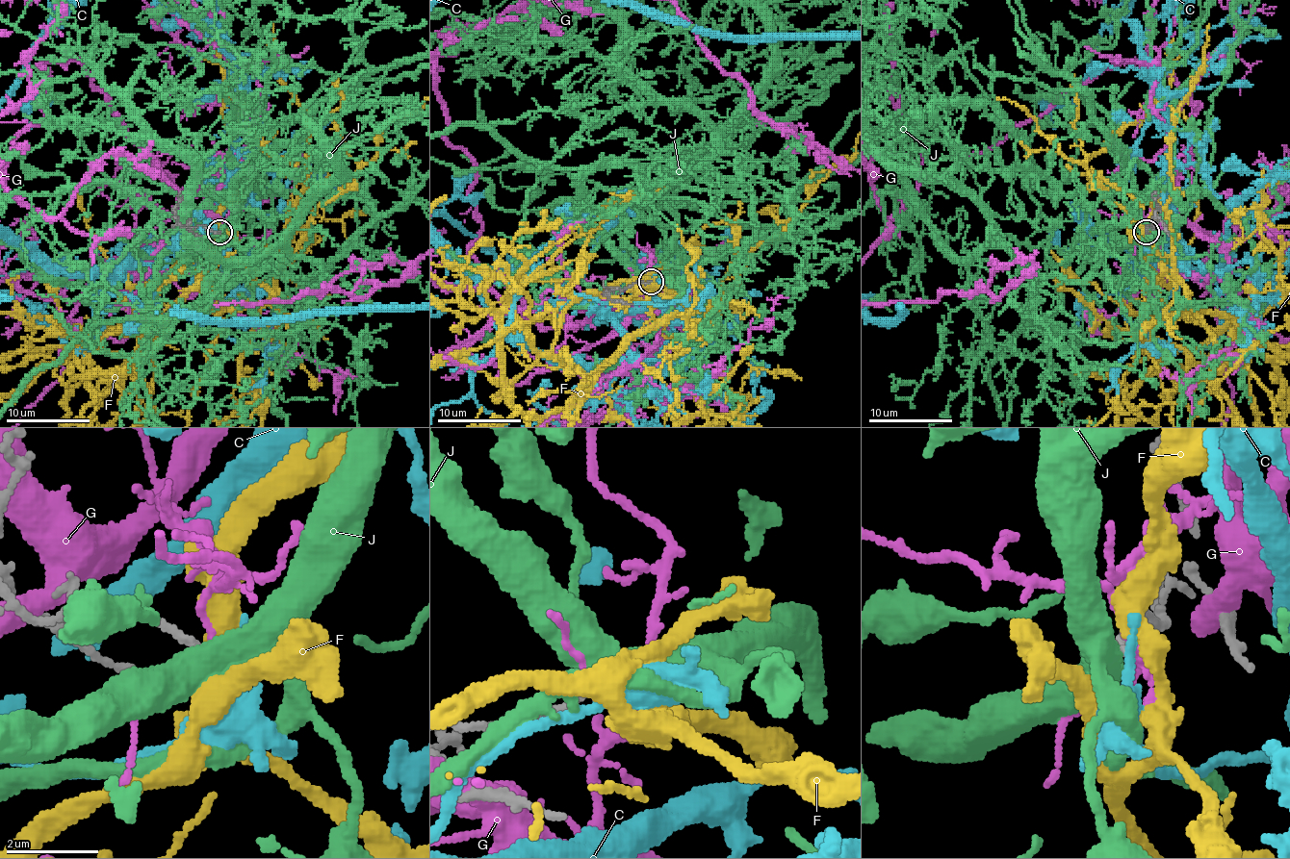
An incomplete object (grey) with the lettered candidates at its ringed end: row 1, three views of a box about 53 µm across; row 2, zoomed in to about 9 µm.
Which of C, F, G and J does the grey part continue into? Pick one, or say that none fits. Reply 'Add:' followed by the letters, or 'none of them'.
Add: none of them

